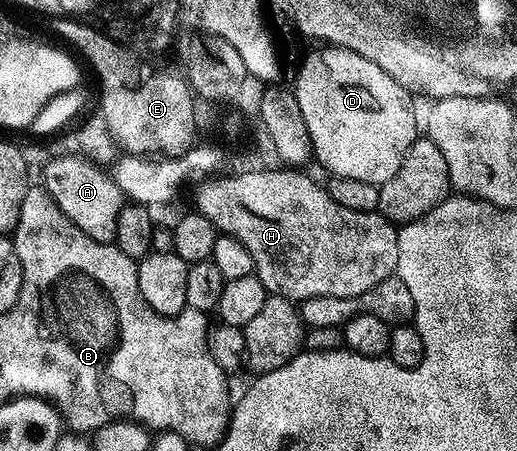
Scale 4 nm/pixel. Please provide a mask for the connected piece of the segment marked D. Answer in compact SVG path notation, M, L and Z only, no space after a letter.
M319 46L316 52L311 52L303 60L303 65L299 68L299 73L295 76L295 84L293 83L293 91L297 98L297 106L301 106L301 118L305 120L305 126L309 132L311 139L311 151L314 159L320 160L325 167L328 168L332 177L340 176L341 178L353 178L360 182L367 182L371 184L384 184L389 178L393 178L393 174L397 174L397 170L401 166L401 162L405 158L409 146L413 146L413 142L420 139L421 136L421 120L415 117L415 104L416 101L412 95L401 88L389 76L385 74L381 67L377 66L374 62L369 62L368 59L361 57L360 54L355 54L351 50L336 48L332 46Z

